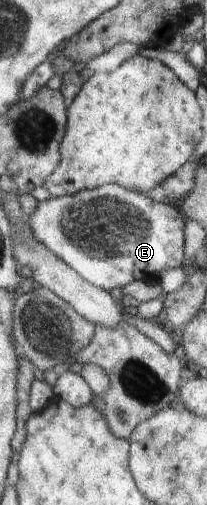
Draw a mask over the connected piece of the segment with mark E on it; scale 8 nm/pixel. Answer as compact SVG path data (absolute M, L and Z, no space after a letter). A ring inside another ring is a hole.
M105 183L77 195L39 202L27 223L33 237L62 259L77 275L108 292L133 281L159 283L161 273L182 267L185 259L185 216L179 207L161 205L148 194Z

